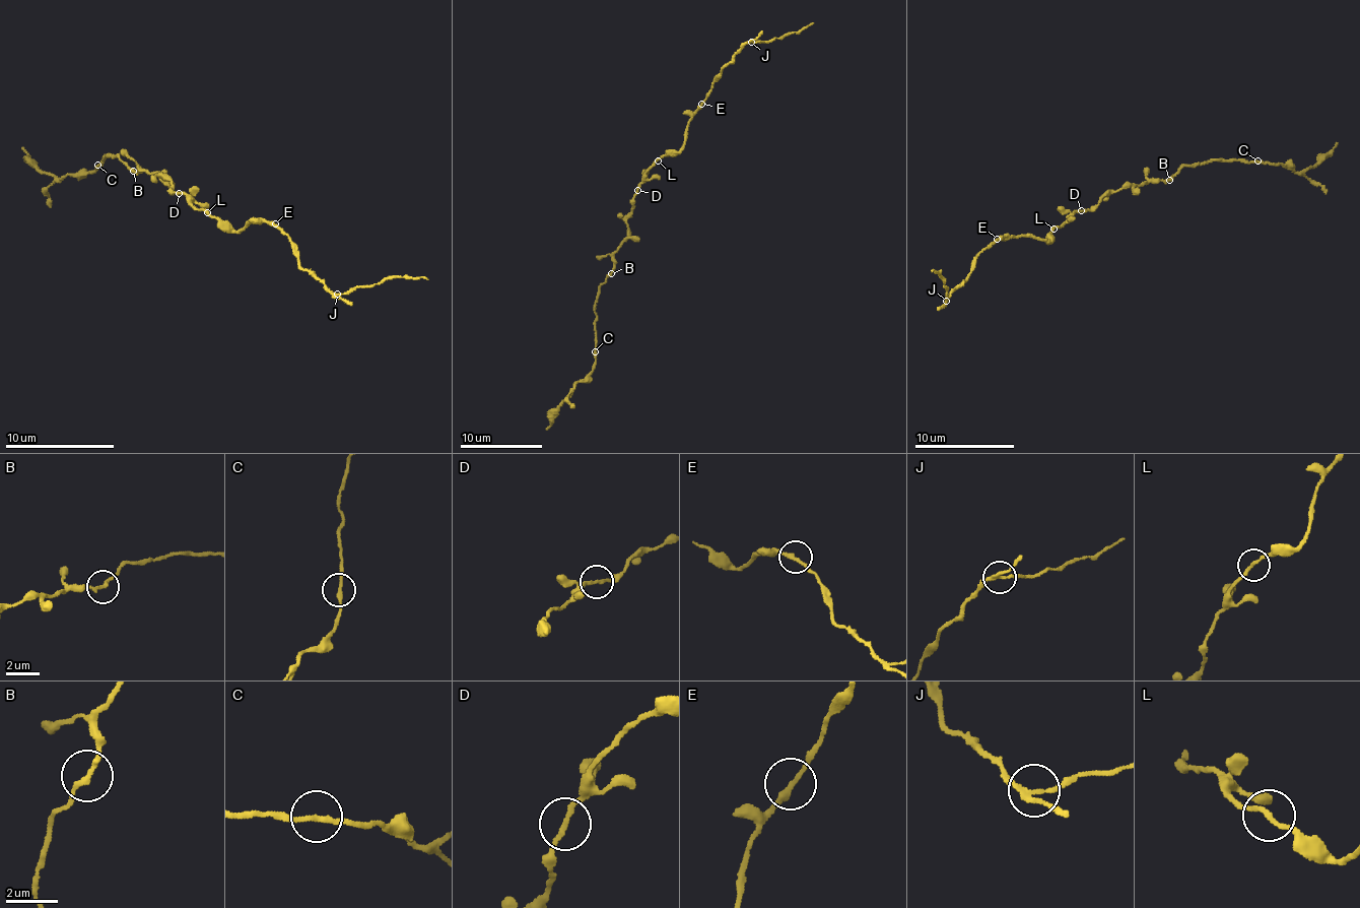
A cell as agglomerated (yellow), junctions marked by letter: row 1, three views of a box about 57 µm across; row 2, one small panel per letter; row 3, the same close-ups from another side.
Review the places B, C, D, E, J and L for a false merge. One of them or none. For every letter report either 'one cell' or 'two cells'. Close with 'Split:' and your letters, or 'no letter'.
B: one cell
C: one cell
D: one cell
E: one cell
J: two cells
L: one cell
Split: J

